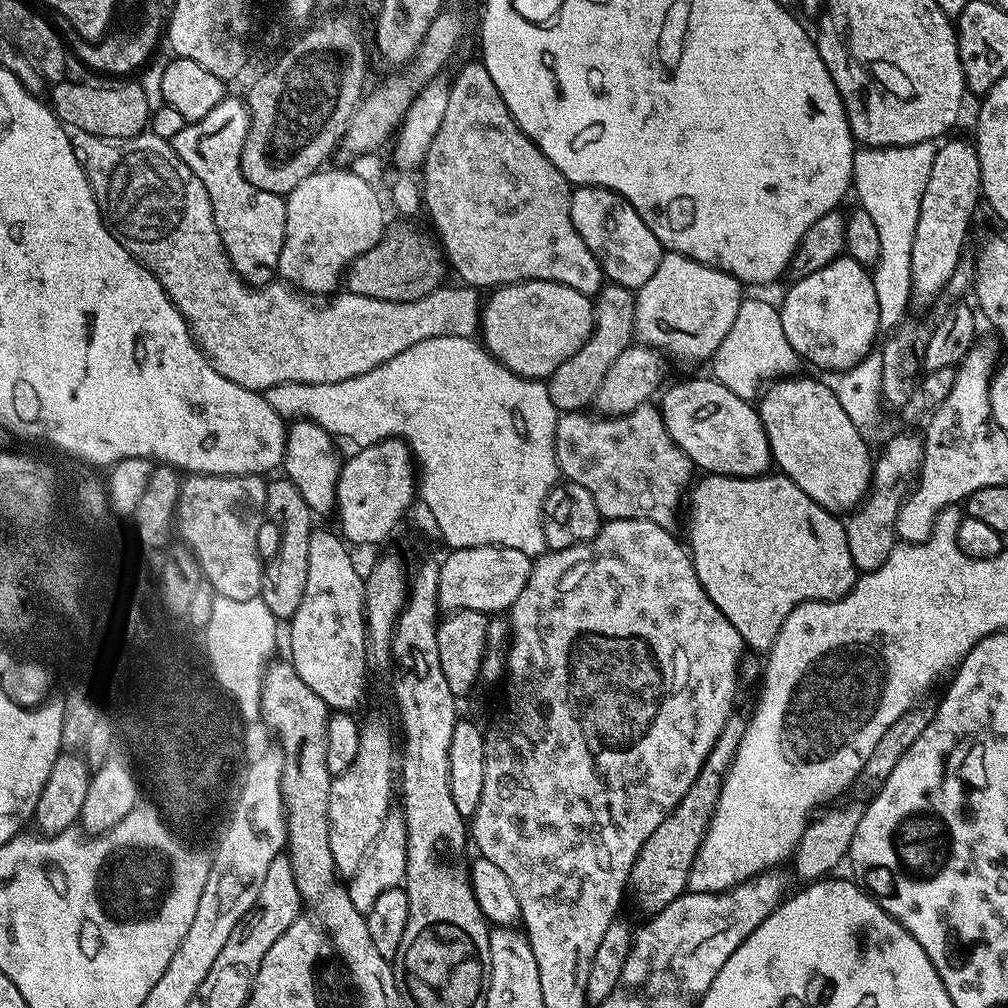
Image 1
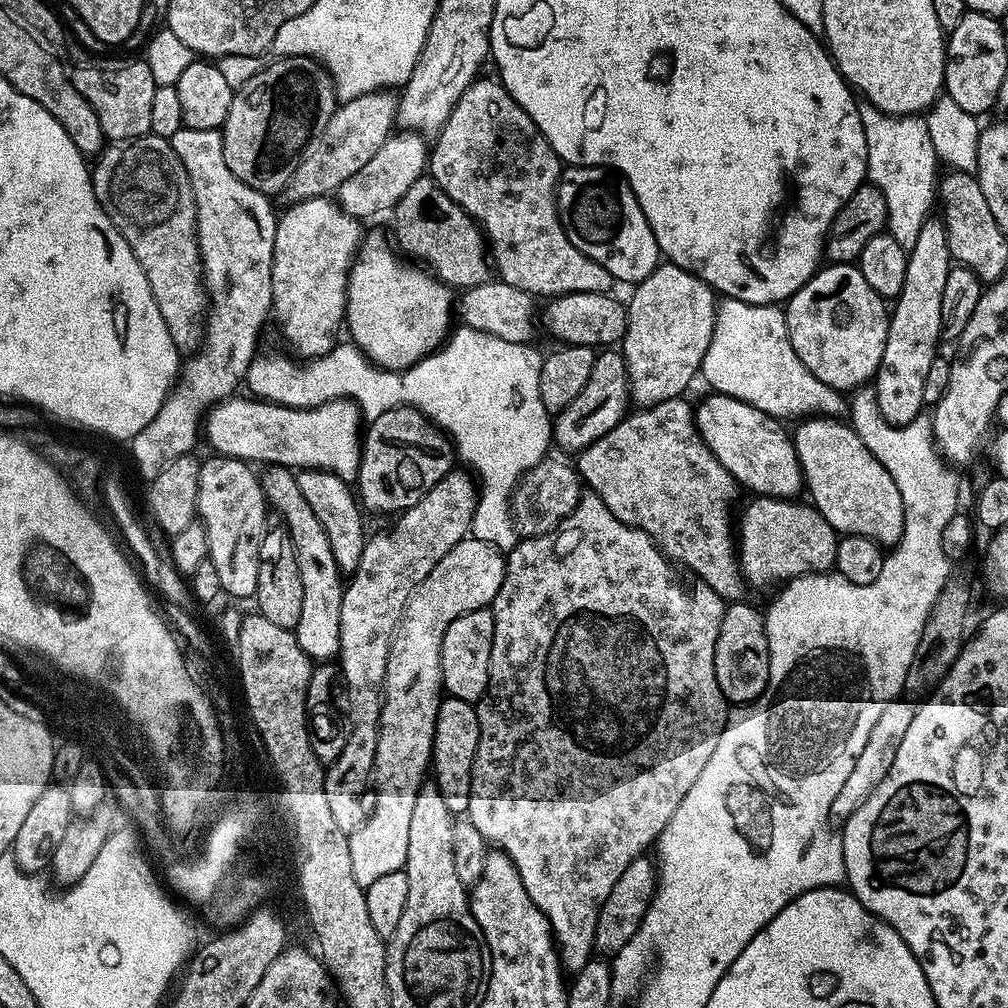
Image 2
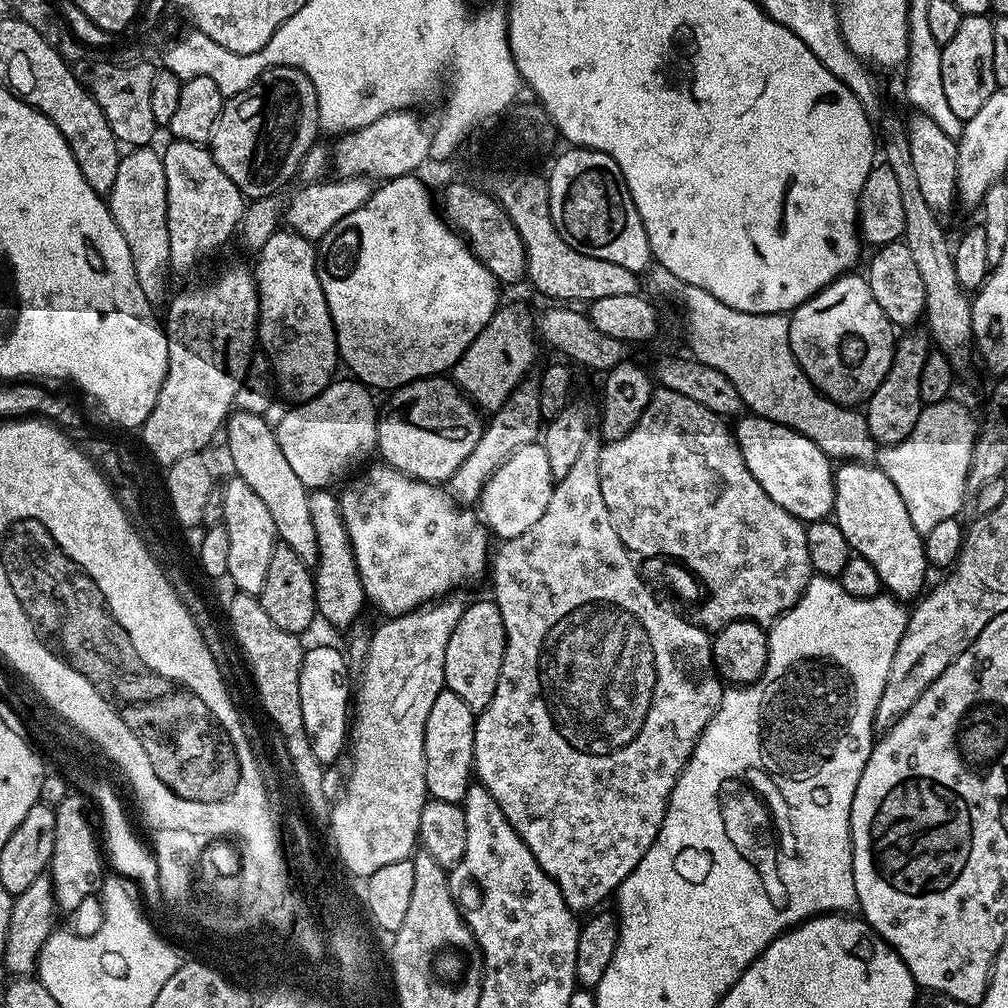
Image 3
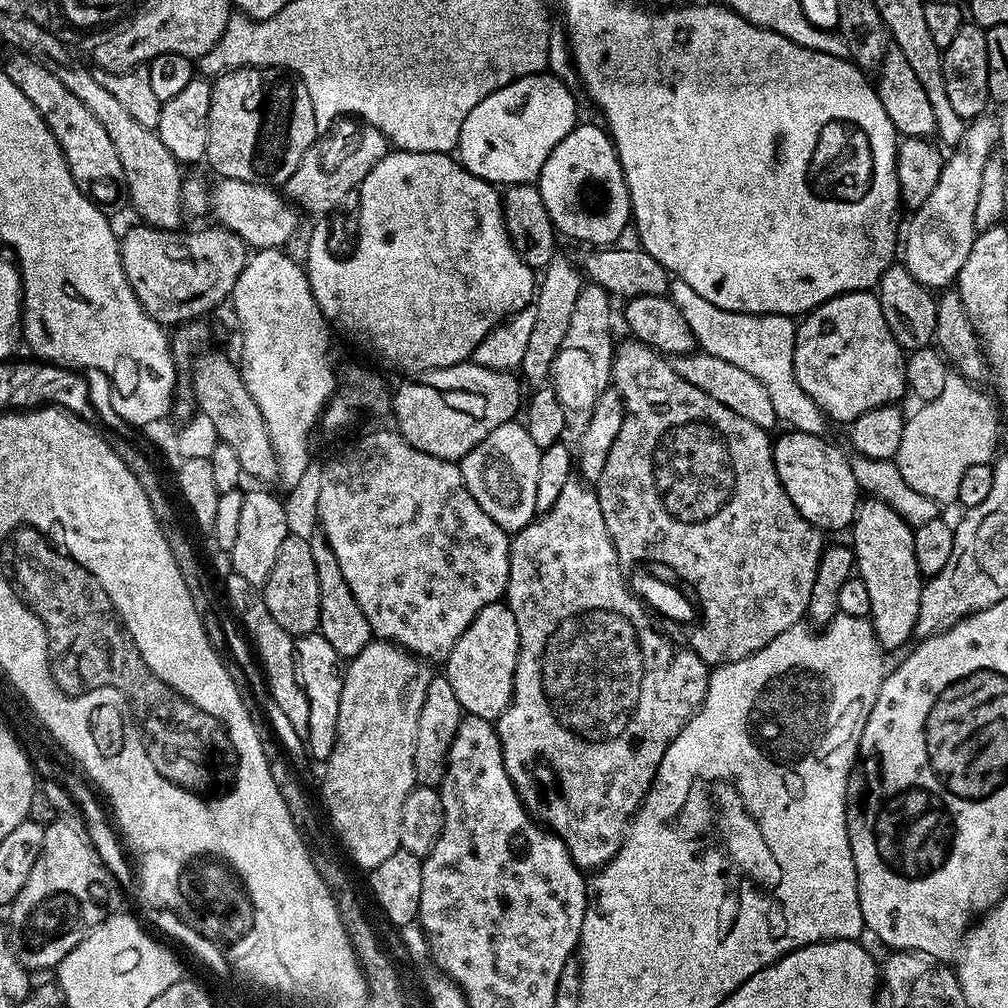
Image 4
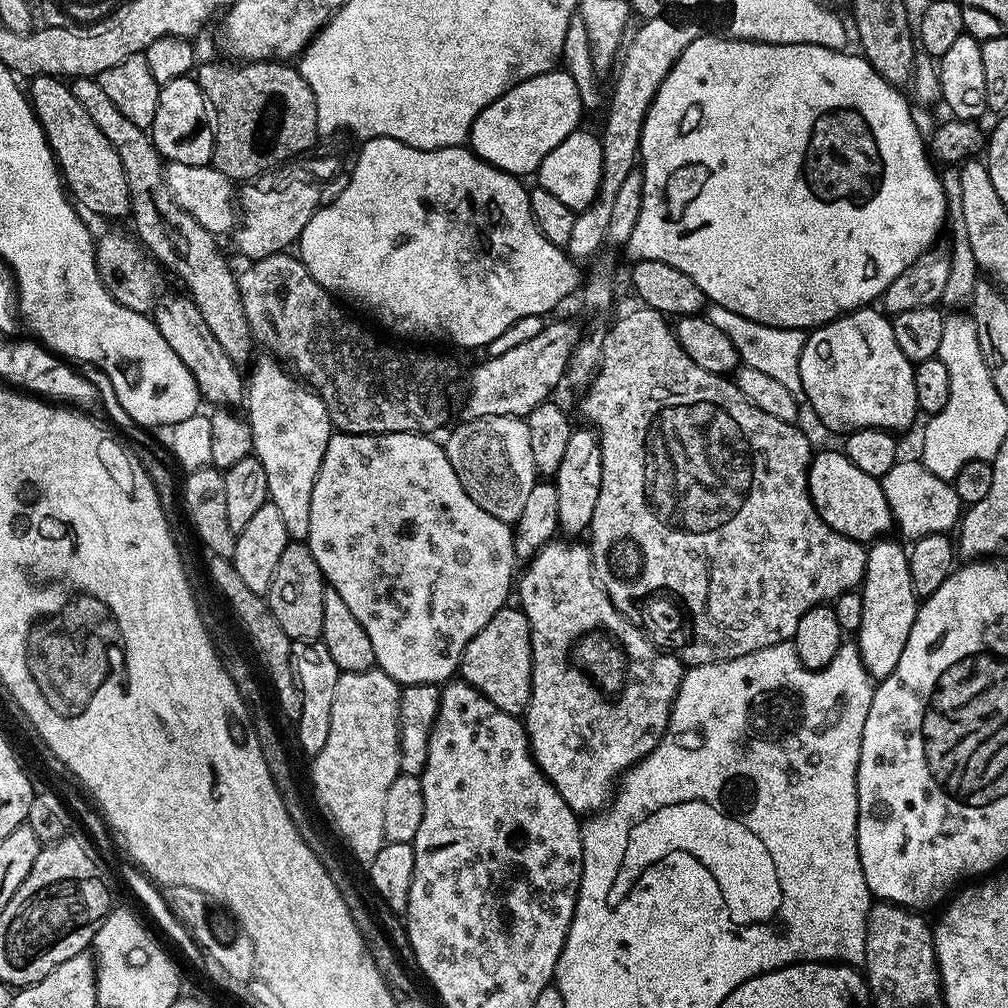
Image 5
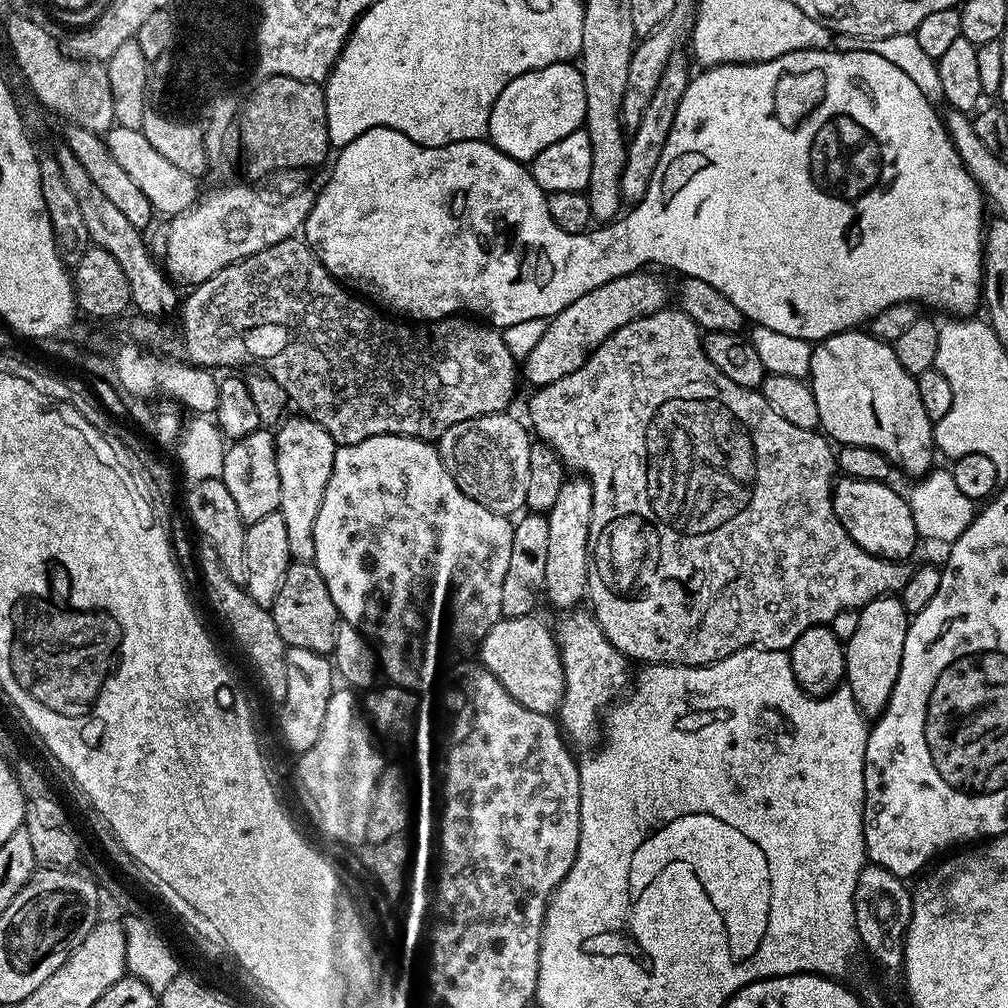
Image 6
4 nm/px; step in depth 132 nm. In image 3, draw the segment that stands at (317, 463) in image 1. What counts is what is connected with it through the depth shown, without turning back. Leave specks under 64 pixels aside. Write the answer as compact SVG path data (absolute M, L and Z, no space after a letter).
M312 490L308 493L310 519L314 521L314 534L318 538L318 562L314 569L316 581L316 611L321 621L325 620L332 628L351 629L366 609L362 578L358 578L358 562L354 562L354 550L350 546L350 534L346 534L346 522L342 522L340 498L332 490Z

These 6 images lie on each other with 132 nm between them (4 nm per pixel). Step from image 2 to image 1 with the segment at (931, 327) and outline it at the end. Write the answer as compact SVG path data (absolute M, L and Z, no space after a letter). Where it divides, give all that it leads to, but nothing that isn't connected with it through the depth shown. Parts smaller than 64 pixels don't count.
M971 139L947 140L934 154L934 166L930 166L930 178L926 181L926 190L922 190L922 206L918 206L918 230L914 230L914 250L910 256L911 303L920 308L934 303L936 295L947 289L954 270L965 259L968 227L972 224L976 203L982 200L975 143Z

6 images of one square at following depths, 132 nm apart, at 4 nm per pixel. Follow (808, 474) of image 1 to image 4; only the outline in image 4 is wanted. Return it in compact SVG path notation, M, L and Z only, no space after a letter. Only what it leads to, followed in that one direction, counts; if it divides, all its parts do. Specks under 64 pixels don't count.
M868 498L856 510L850 535L852 535L850 547L854 557L854 568L862 578L862 582L866 582L866 591L870 598L868 616L872 621L876 640L880 643L881 649L900 648L908 639L913 639L924 589L918 564L914 562L914 529L893 508L886 506L886 502Z

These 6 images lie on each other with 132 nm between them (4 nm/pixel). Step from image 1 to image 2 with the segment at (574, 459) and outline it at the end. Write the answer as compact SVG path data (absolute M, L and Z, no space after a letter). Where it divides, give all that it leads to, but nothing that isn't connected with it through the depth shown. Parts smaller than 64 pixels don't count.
M684 398L667 400L653 408L641 408L625 415L624 419L618 422L618 426L614 426L614 430L602 434L602 438L598 438L598 442L594 442L575 457L574 467L581 481L591 491L597 492L602 498L602 502L606 502L606 506L610 510L610 514L614 514L614 518L618 518L624 524L646 533L659 546L660 551L668 557L669 561L675 562L677 565L685 564L696 575L695 579L701 584L710 586L710 590L717 592L721 600L725 602L743 601L746 596L744 595L746 581L743 572L740 570L738 544L734 539L734 512L732 516L732 503L736 500L738 485L736 479L724 469L722 462L718 462L718 458L714 458L710 446L706 446L706 442L701 438L700 431L696 429L693 405L691 403L688 405L686 401L687 399Z

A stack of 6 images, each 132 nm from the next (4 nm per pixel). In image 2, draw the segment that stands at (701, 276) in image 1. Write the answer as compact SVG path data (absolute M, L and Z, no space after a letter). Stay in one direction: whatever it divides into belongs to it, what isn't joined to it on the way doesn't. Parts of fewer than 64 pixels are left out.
M667 262L661 263L654 269L648 277L631 289L632 297L626 300L626 307L628 309L628 325L626 326L626 334L622 341L622 351L624 353L624 361L628 367L628 391L630 393L630 400L637 409L653 408L667 400L674 400L685 395L684 391L692 384L692 379L697 379L702 362L706 358L706 350L710 346L710 338L714 334L714 326L716 325L716 306L718 303L717 293L712 291L706 282L702 282L694 274L690 274L686 270L682 270L676 264L669 264Z

